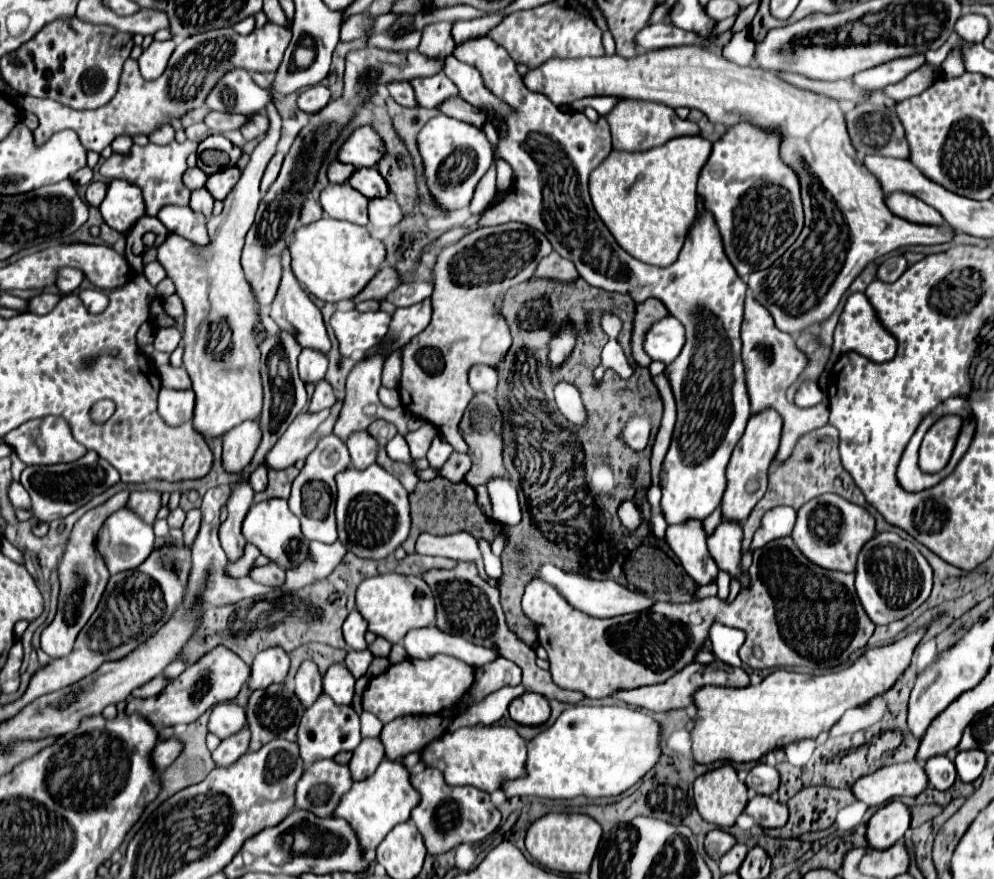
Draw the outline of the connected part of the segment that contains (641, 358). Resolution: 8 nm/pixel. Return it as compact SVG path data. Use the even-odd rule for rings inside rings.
M646 299L644 303L638 303L636 305L636 315L634 315L634 325L632 325L632 339L630 339L630 345L632 345L632 357L636 361L636 365L640 367L648 367L650 365L650 357L644 353L642 349L642 339L644 339L644 333L648 331L648 327L666 317L668 311L664 307L664 303L660 303L658 299Z

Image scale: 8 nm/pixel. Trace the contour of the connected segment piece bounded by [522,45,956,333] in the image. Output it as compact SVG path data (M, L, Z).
M680 45L668 49L654 49L642 55L624 59L620 55L612 57L584 57L584 59L548 59L536 69L530 69L522 77L524 85L530 91L546 95L556 107L572 105L576 99L594 97L594 95L614 95L614 97L630 97L644 101L658 101L668 107L688 107L702 111L712 123L722 123L724 127L732 127L744 119L760 125L760 127L776 127L780 129L782 141L782 159L788 163L800 177L802 185L802 203L806 223L796 239L796 243L772 263L764 271L756 271L748 277L748 289L760 305L764 305L776 321L776 327L786 333L802 331L814 323L822 323L836 309L842 293L850 287L856 275L876 257L882 257L904 245L936 245L950 243L956 231L934 225L916 225L902 217L896 217L886 201L884 191L880 191L880 181L864 167L862 159L858 159L856 149L848 137L844 113L836 99L798 89L782 79L778 79L772 71L760 71L756 67L740 67L732 61L726 61L722 55L714 53L702 45Z

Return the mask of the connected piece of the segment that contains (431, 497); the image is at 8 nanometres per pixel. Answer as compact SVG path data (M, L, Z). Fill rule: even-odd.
M432 479L432 481L420 481L416 489L410 493L410 505L412 505L412 531L408 537L408 543L404 543L404 551L408 555L414 553L414 543L420 533L432 533L432 535L448 535L448 533L458 533L458 531L468 531L476 539L488 539L490 543L494 541L494 535L484 533L480 525L490 525L490 521L482 515L482 511L474 505L474 489L464 485L464 483L450 483L446 479ZM438 505L438 509L436 509Z

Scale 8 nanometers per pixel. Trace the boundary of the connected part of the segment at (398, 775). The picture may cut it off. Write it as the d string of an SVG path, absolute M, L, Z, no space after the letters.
M384 759L376 773L364 781L352 785L352 789L342 797L340 807L336 807L334 817L346 819L358 833L364 851L374 851L380 841L402 821L410 819L410 811L420 803L420 793L414 791L410 783L410 773L400 761Z

